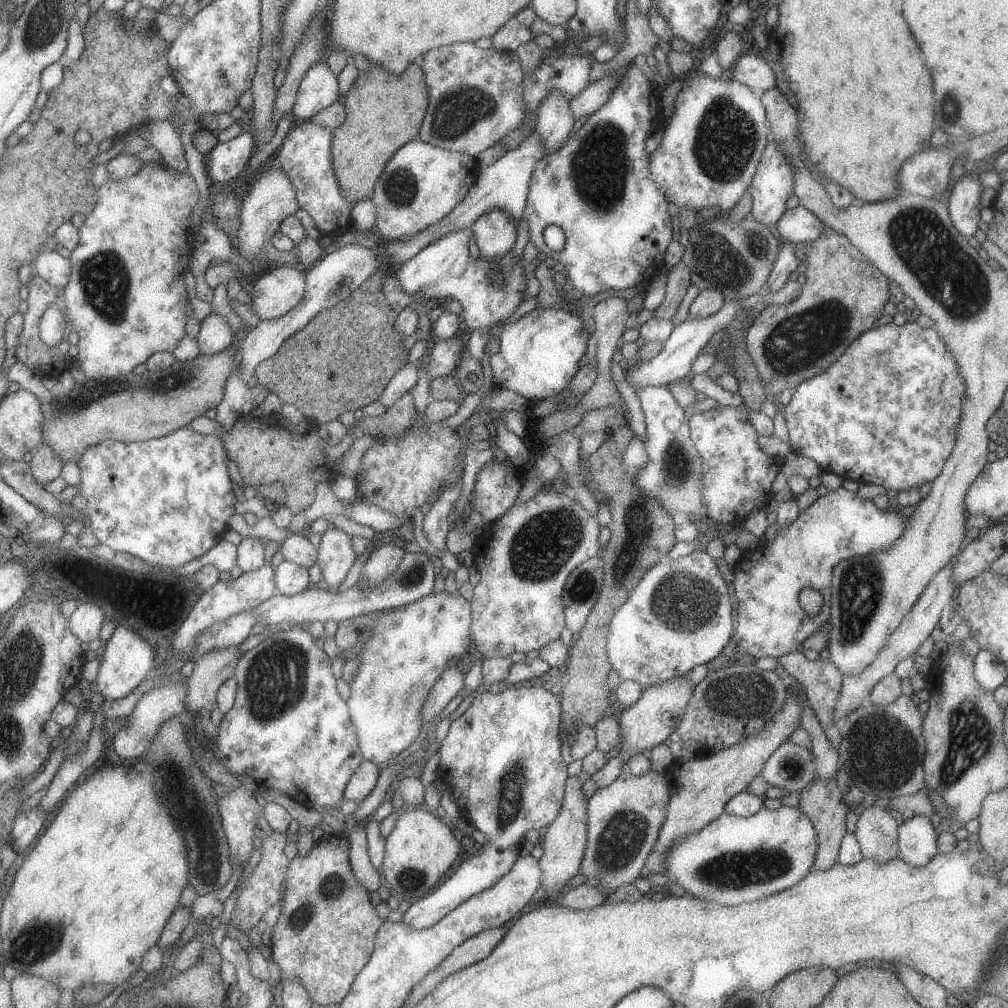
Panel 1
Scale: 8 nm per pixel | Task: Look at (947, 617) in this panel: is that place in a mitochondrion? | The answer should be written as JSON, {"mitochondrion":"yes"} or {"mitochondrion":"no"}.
{"mitochondrion":"no"}

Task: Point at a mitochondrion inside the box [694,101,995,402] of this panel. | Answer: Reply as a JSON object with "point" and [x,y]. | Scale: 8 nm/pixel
{"point":[948,274]}

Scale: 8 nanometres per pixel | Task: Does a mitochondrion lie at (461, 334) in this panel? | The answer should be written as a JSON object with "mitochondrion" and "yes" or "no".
{"mitochondrion":"no"}

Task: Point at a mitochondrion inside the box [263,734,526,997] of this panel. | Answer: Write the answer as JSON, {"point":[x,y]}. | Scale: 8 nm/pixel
{"point":[330,888]}

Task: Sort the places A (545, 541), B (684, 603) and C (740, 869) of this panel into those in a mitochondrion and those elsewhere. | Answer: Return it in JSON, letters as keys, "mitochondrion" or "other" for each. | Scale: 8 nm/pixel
{"A":"mitochondrion","B":"mitochondrion","C":"mitochondrion"}

